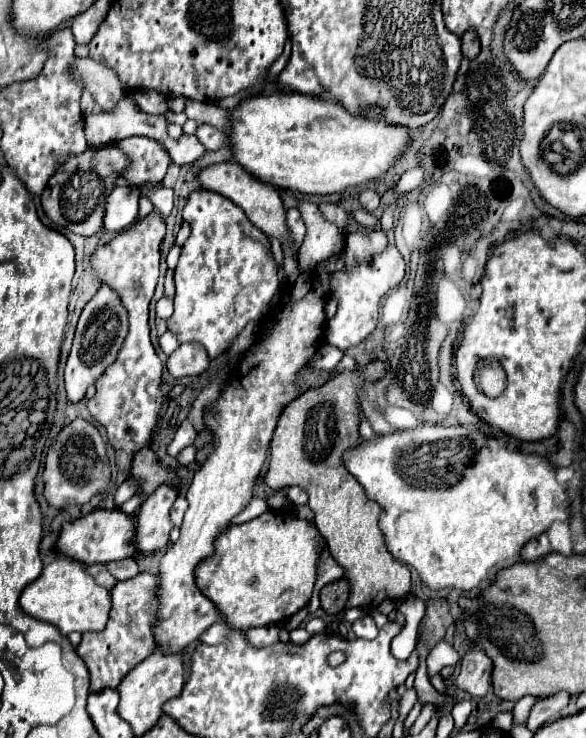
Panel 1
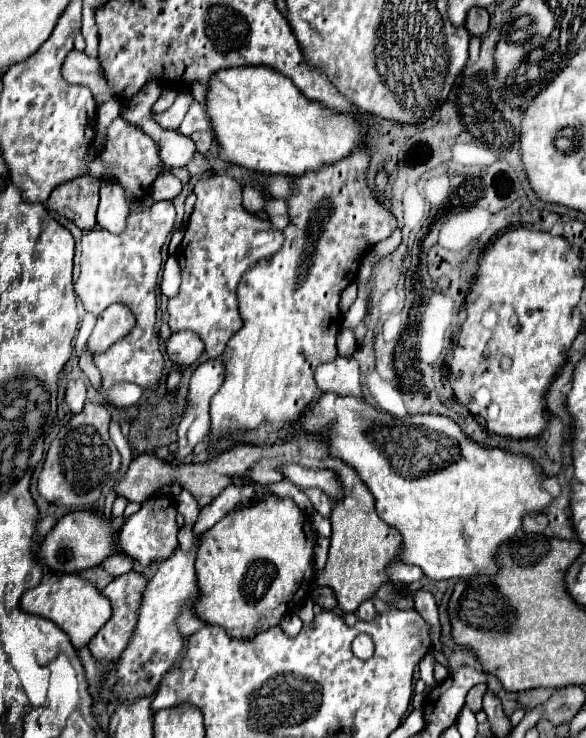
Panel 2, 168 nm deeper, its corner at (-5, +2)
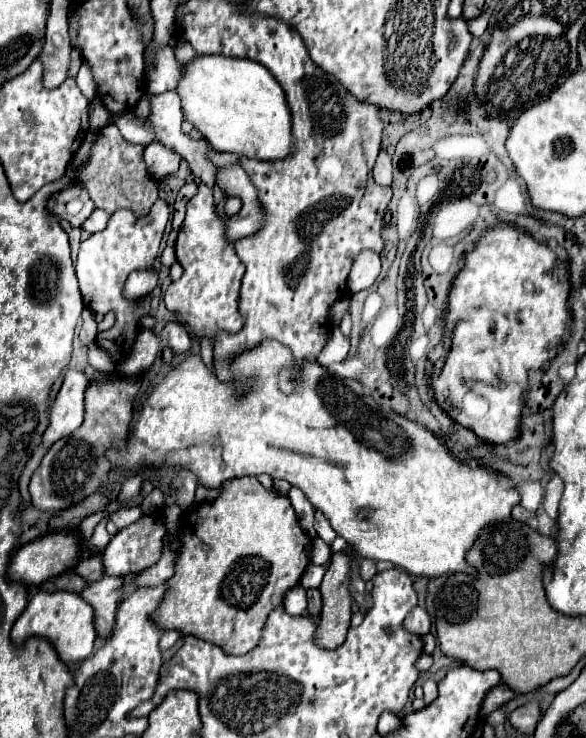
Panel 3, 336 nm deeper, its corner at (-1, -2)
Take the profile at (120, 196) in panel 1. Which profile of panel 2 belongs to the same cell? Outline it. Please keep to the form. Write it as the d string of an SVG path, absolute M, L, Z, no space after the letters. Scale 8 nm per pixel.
M103 181L97 225L109 233L121 233L129 211L131 211L131 203L127 203L125 191L113 181Z

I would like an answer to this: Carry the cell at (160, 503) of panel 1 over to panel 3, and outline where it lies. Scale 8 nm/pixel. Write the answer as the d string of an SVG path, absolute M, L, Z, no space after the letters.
M155 511L149 515L143 515L137 523L131 523L127 527L123 527L105 547L103 551L103 565L105 565L105 575L115 575L115 577L123 577L127 573L141 573L147 567L151 567L159 557L161 557L161 549L163 549L163 537L165 537L167 529L163 523L163 513Z

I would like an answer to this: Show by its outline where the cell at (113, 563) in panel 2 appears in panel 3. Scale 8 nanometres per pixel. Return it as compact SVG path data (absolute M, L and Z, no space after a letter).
M95 553L87 559L81 559L79 565L75 567L75 571L83 577L83 579L89 579L89 581L97 581L103 577L103 561L101 561L101 555Z

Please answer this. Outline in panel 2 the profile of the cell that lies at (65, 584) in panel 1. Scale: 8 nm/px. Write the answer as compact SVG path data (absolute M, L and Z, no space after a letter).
M71 573L53 575L53 579L45 579L37 587L25 591L19 607L25 613L39 615L39 617L53 621L57 627L61 627L69 635L75 649L85 647L111 617L109 599L103 597L97 587L91 587L91 583L87 583L85 579L79 579L79 575L71 575Z

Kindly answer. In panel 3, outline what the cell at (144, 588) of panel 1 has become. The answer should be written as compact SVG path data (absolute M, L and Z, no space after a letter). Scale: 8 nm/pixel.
M105 575L103 579L87 585L81 595L95 609L97 635L101 639L109 639L113 635L117 607L123 595L123 579Z

